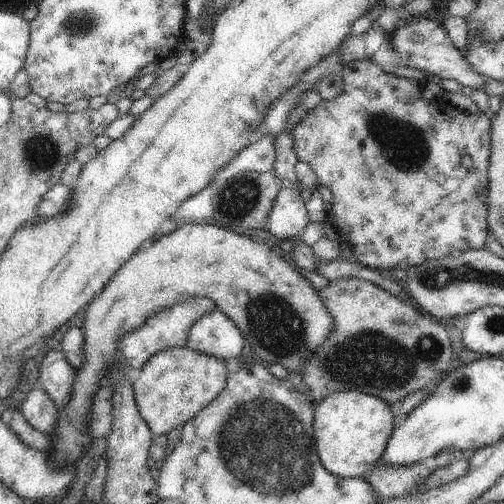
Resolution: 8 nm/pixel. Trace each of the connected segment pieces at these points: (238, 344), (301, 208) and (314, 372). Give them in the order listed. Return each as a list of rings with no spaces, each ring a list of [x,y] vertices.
[[[216,308],[194,323],[186,346],[231,365],[240,362],[245,344],[245,338],[234,321]]]
[[[287,185],[282,186],[266,224],[277,241],[301,236],[310,222],[305,204],[298,191]]]
[[[358,277],[339,278],[331,280],[321,290],[317,290],[316,294],[320,297],[320,300],[324,303],[326,310],[329,311],[333,317],[333,330],[328,333],[328,336],[323,340],[323,343],[311,354],[308,355],[307,361],[304,361],[303,369],[297,372],[301,375],[303,386],[301,389],[309,396],[309,398],[315,403],[322,402],[328,395],[337,393],[340,391],[358,391],[377,397],[382,397],[386,402],[391,405],[396,402],[404,400],[410,393],[416,391],[422,391],[423,388],[433,386],[438,382],[439,376],[448,368],[449,362],[453,355],[453,348],[448,336],[448,323],[439,322],[431,314],[420,312],[416,308],[410,305],[409,301],[401,300],[399,297],[394,296],[386,289],[380,288],[375,284],[372,284],[369,280],[364,280]]]

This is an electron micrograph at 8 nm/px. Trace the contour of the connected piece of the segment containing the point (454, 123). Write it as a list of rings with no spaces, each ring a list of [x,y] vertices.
[[[366,60],[358,64],[344,67],[340,76],[343,78],[343,87],[340,94],[330,100],[322,99],[319,105],[310,110],[303,117],[291,125],[289,133],[293,138],[293,147],[300,162],[310,164],[316,173],[320,186],[328,188],[333,196],[329,219],[352,249],[353,259],[366,268],[378,271],[382,276],[389,276],[394,270],[405,270],[417,267],[426,261],[443,259],[472,249],[486,248],[486,240],[490,234],[487,223],[487,192],[481,189],[488,188],[489,154],[491,147],[491,120],[483,111],[460,111],[448,105],[443,98],[439,102],[422,97],[423,83],[416,79],[396,77],[384,72],[374,61]]]

